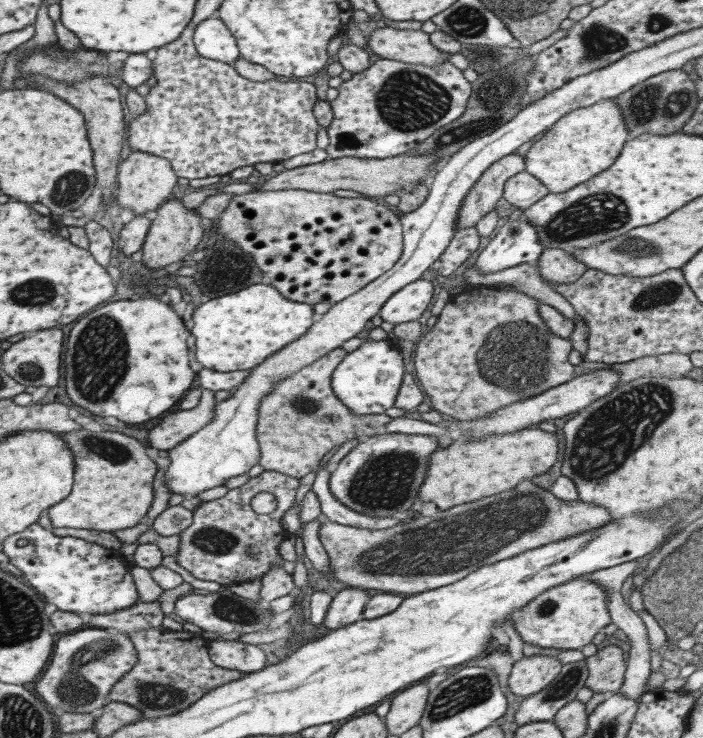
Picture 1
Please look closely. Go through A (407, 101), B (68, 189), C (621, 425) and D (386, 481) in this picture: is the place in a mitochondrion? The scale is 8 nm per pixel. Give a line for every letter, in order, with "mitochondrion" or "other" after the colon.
A: mitochondrion
B: mitochondrion
C: mitochondrion
D: mitochondrion

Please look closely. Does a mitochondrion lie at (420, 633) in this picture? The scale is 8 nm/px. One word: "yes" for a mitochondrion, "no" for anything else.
no

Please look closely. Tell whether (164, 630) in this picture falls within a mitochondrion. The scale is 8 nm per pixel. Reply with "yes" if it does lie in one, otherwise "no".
no

